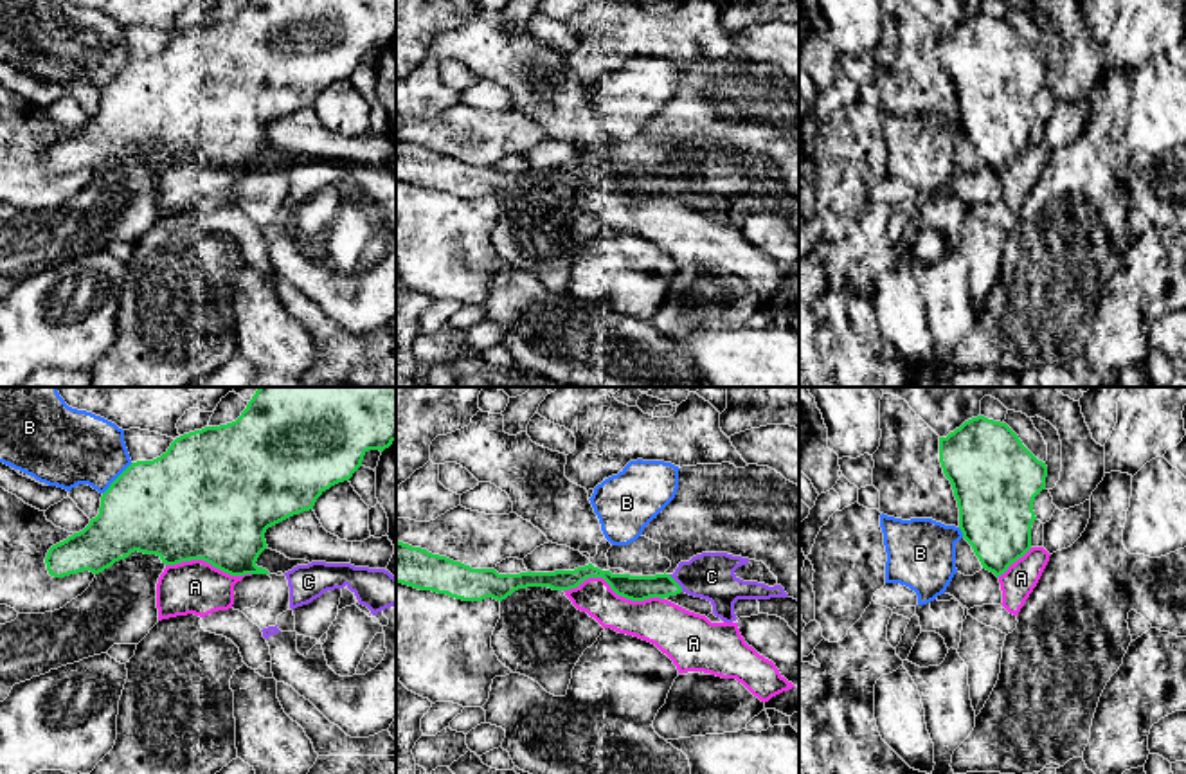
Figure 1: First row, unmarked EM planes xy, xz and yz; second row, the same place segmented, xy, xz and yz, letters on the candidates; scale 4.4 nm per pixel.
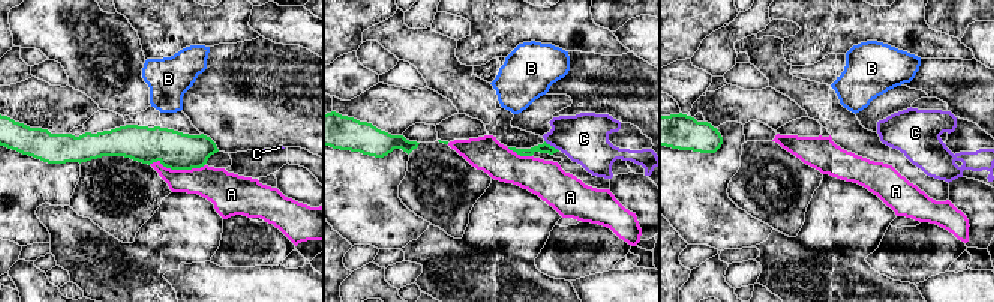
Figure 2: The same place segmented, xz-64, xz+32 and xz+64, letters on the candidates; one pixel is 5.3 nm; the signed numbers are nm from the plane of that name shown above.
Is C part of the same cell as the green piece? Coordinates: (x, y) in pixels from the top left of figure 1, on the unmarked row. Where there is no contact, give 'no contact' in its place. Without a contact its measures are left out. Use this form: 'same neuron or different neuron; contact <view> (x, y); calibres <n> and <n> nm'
different neuron; contact xz (677, 180); calibres 110 and 220 nm

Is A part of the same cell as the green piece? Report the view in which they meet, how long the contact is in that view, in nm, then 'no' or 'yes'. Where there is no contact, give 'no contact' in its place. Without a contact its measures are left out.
meets green in xz; contact 460 nm long; no

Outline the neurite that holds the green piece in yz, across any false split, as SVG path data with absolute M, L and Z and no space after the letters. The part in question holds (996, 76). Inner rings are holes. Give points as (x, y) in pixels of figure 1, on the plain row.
M984 13L939 34L939 59L959 104L959 126L997 175L1031 146L1035 94L1047 63L1001 18Z

